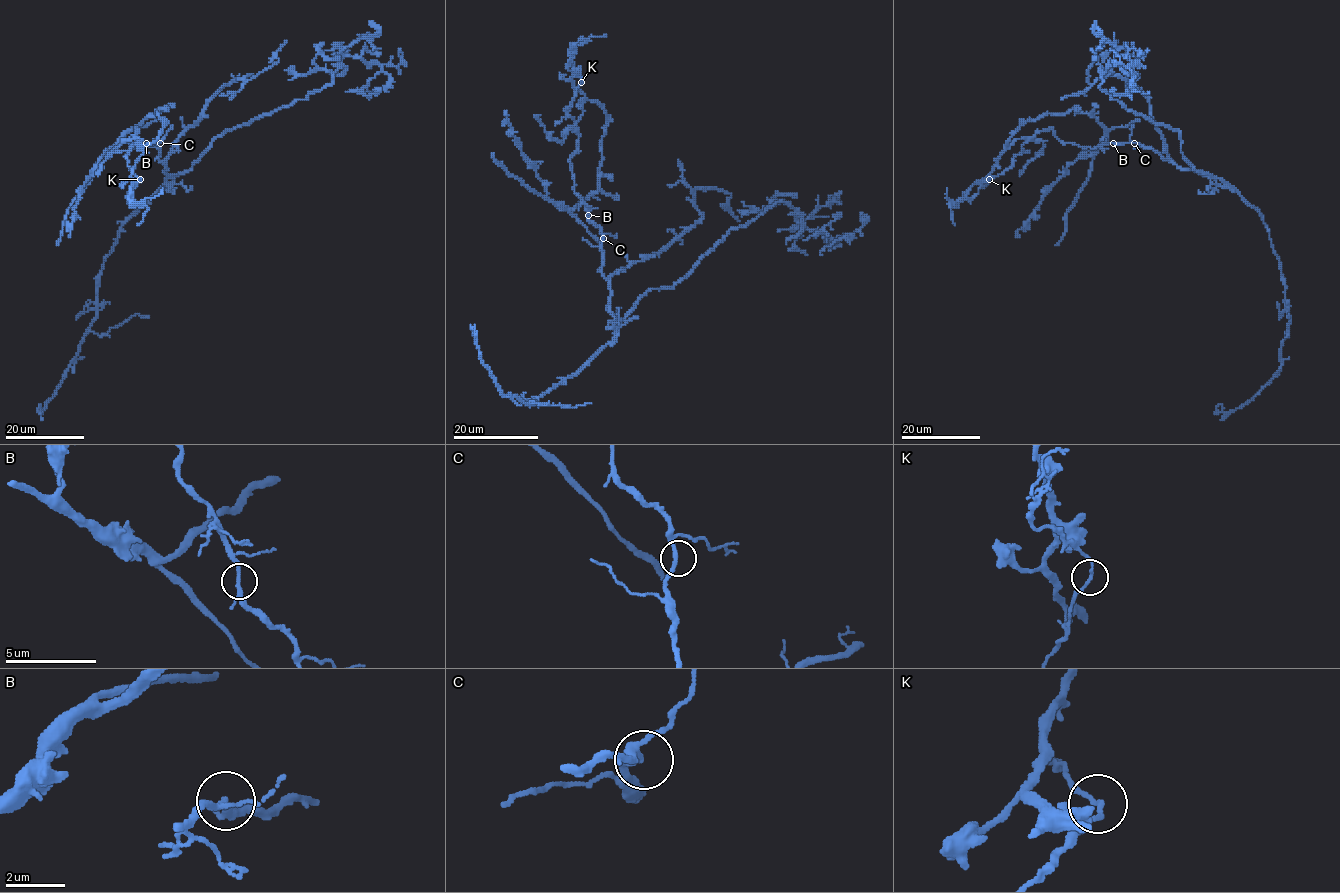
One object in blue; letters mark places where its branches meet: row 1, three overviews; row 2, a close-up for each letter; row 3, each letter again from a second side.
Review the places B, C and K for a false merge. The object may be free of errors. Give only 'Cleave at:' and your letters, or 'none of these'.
Cleave at: K

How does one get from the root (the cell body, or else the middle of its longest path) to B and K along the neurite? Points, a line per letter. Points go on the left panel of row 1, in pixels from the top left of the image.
B: (159, 143), (146, 143)
K: (159, 143), (144, 143), (135, 148), (129, 140), (136, 129), (136, 141), (126, 158), (139, 179)

